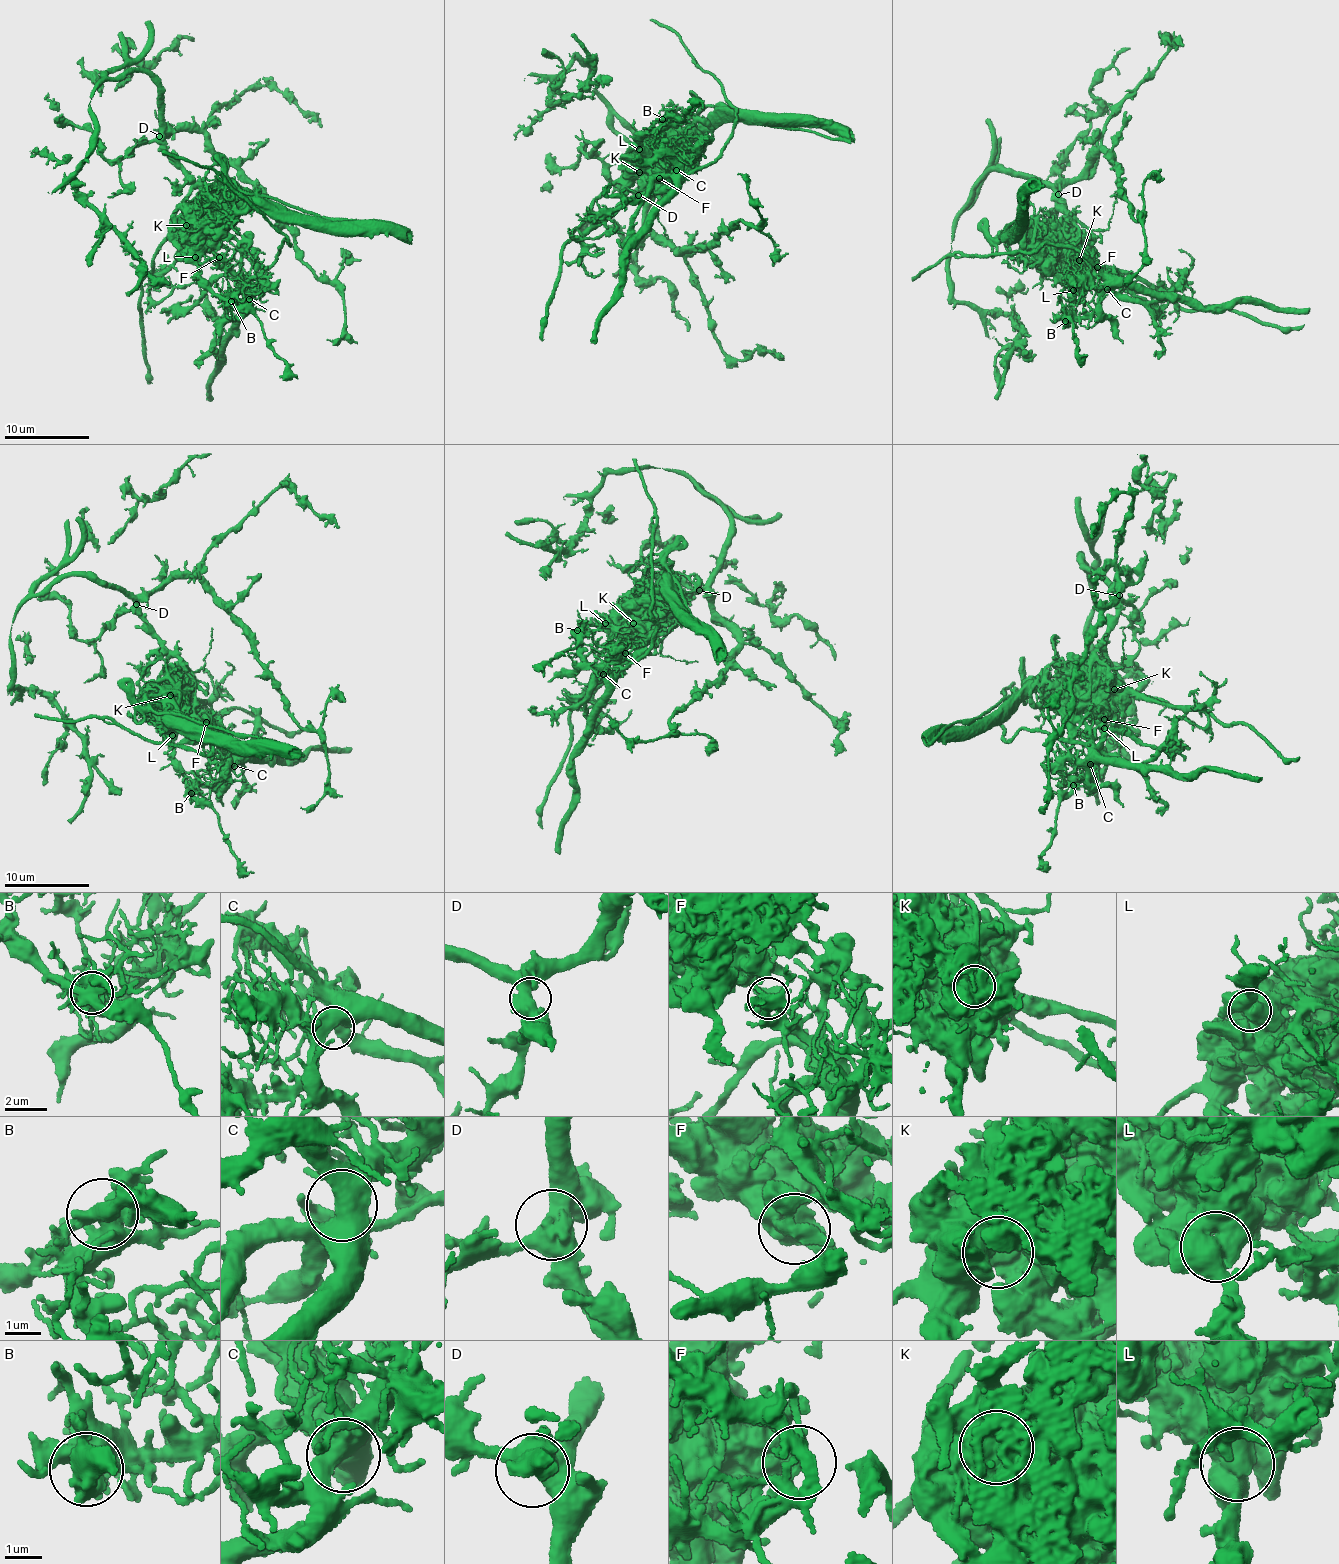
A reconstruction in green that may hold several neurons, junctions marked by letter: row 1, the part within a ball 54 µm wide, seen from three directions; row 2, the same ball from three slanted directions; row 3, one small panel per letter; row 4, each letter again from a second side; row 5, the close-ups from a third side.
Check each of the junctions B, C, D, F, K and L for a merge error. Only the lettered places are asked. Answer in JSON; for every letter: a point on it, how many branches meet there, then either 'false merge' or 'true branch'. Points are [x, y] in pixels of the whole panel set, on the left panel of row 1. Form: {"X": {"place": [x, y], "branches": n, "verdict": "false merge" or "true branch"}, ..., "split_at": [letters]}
{"B": {"place": [231, 301], "branches": 5, "verdict": "false merge"}, "C": {"place": [249, 299], "branches": 3, "verdict": "true branch"}, "D": {"place": [159, 136], "branches": 3, "verdict": "true branch"}, "F": {"place": [219, 257], "branches": 3, "verdict": "false merge"}, "K": {"place": [186, 225], "branches": 1, "verdict": "false merge"}, "L": {"place": [195, 257], "branches": 3, "verdict": "false merge"}, "split_at": ["B", "F", "K", "L"]}

